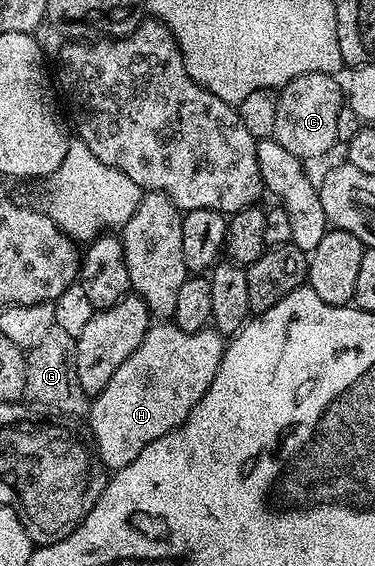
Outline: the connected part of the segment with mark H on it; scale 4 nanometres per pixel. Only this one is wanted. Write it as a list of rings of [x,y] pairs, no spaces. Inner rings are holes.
[[[172,321],[155,322],[140,341],[140,349],[112,373],[112,381],[98,395],[93,396],[88,412],[88,430],[93,438],[94,447],[102,459],[103,467],[116,472],[124,465],[136,461],[140,453],[152,441],[164,437],[164,433],[172,433],[186,418],[188,413],[204,397],[208,385],[216,377],[216,369],[220,369],[222,354],[226,352],[227,340],[220,332],[207,329],[205,331],[185,331]]]

